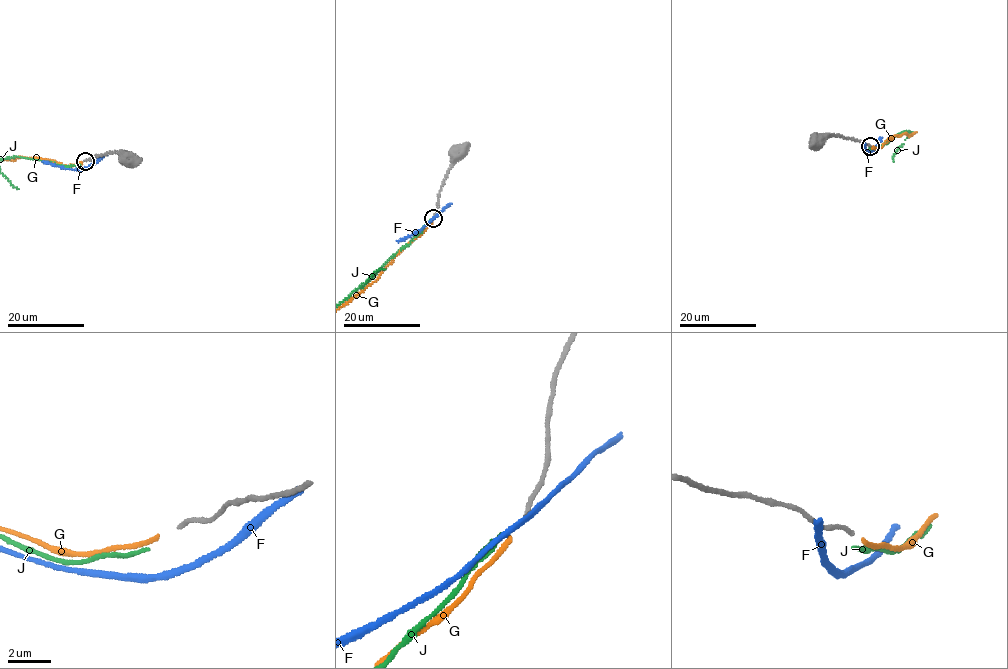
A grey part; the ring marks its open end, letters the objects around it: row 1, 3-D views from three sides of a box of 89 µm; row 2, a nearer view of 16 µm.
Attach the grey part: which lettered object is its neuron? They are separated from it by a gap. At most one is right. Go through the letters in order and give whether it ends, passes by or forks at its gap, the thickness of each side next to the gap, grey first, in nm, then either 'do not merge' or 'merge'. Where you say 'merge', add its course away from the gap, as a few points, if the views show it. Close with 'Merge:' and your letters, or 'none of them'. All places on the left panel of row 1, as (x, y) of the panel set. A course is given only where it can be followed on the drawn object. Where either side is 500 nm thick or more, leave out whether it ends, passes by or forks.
F: it passes by | 190/280 nm | do not merge
G: it ends | 190/200 nm | do not merge
J: it ends | 190/190 nm | do not merge
Merge: none of them

